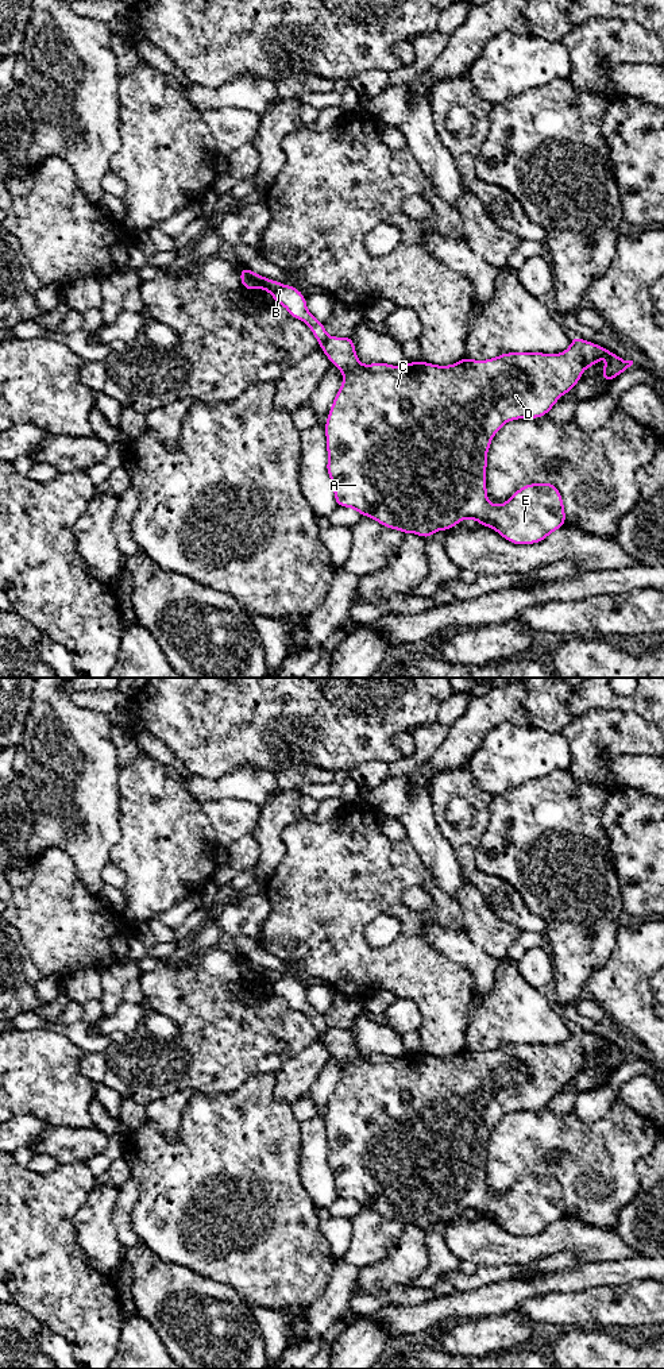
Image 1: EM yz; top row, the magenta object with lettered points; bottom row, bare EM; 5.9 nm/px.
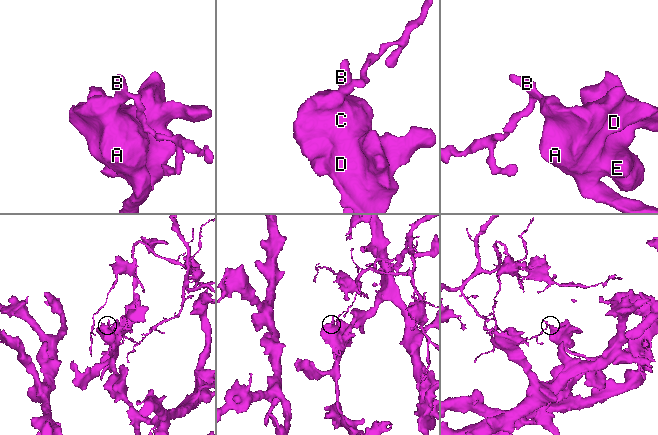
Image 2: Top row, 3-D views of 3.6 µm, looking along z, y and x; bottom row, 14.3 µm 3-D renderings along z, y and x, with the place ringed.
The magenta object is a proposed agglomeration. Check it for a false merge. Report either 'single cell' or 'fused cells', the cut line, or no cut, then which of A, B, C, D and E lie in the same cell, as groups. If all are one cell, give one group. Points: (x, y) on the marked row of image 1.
fused cells; cut yz (327, 335), (320, 344); groups A C D E / B

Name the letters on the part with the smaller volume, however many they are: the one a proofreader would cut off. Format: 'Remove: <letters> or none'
Remove: B

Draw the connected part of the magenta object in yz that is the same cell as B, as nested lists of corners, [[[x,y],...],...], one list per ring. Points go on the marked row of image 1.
[[[244,266],[240,269],[240,282],[247,290],[263,289],[269,292],[275,302],[287,309],[292,317],[304,321],[310,328],[312,333],[320,344],[328,336],[324,323],[317,320],[308,311],[306,298],[297,288],[269,279]]]

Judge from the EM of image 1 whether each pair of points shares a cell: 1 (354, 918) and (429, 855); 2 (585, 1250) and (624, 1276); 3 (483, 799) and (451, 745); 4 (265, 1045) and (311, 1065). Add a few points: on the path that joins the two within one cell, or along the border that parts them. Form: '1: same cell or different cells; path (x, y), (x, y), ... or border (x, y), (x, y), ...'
1: different cells; border (406, 840), (413, 847), (432, 880), (440, 887)
2: different cells; border (633, 1256), (576, 1264)
3: different cells; border (468, 756), (455, 767), (439, 771), (433, 778)
4: different cells; border (319, 1038), (313, 1040), (275, 1071)

